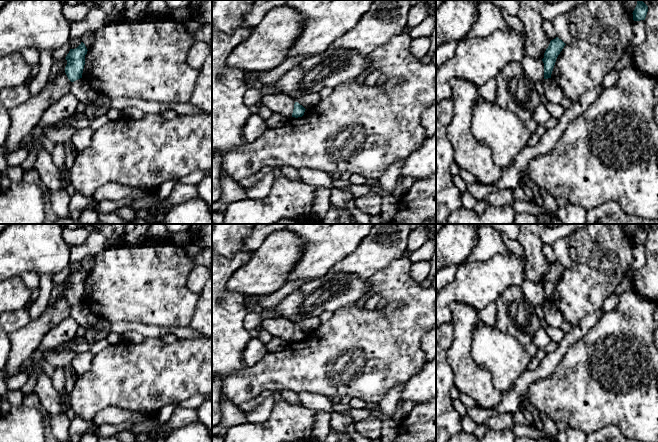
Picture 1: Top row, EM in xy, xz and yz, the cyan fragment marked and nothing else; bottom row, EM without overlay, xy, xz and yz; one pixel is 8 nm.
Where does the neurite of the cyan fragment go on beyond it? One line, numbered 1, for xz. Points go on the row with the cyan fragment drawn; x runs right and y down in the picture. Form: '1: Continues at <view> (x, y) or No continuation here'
1: No continuation here

